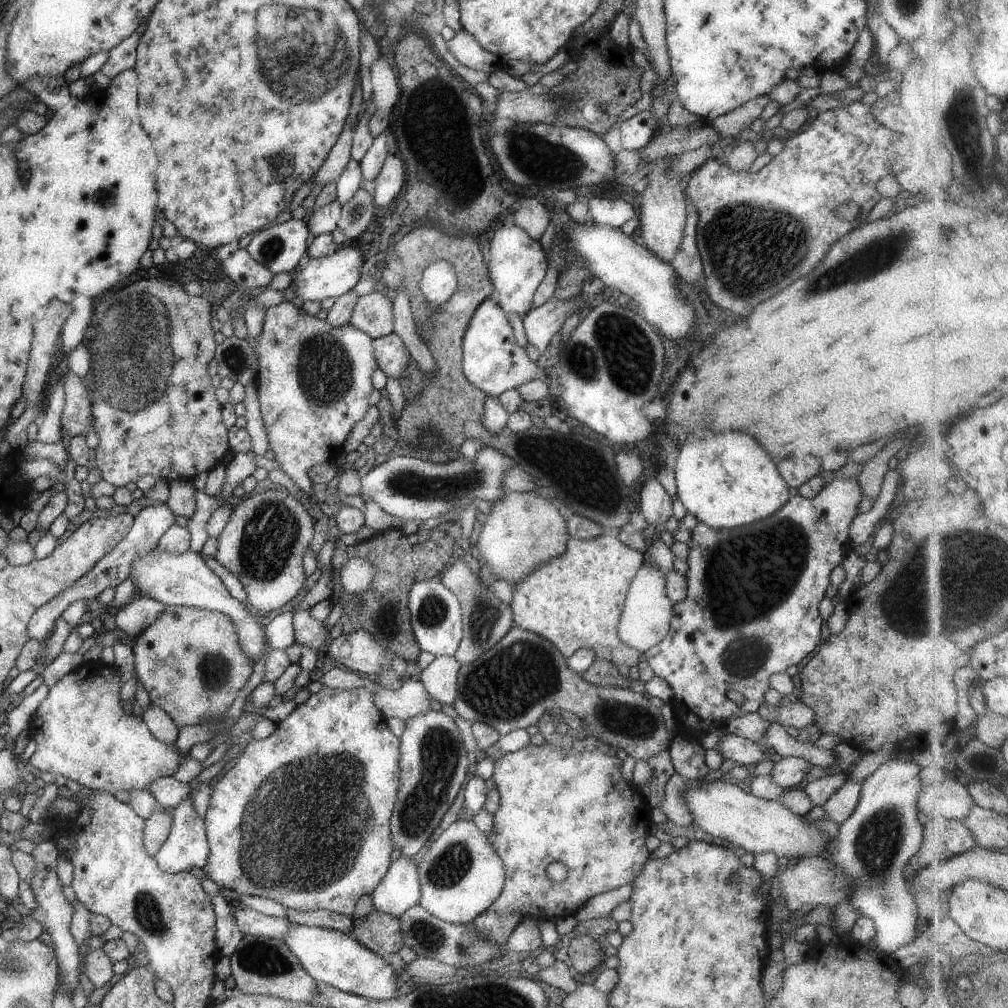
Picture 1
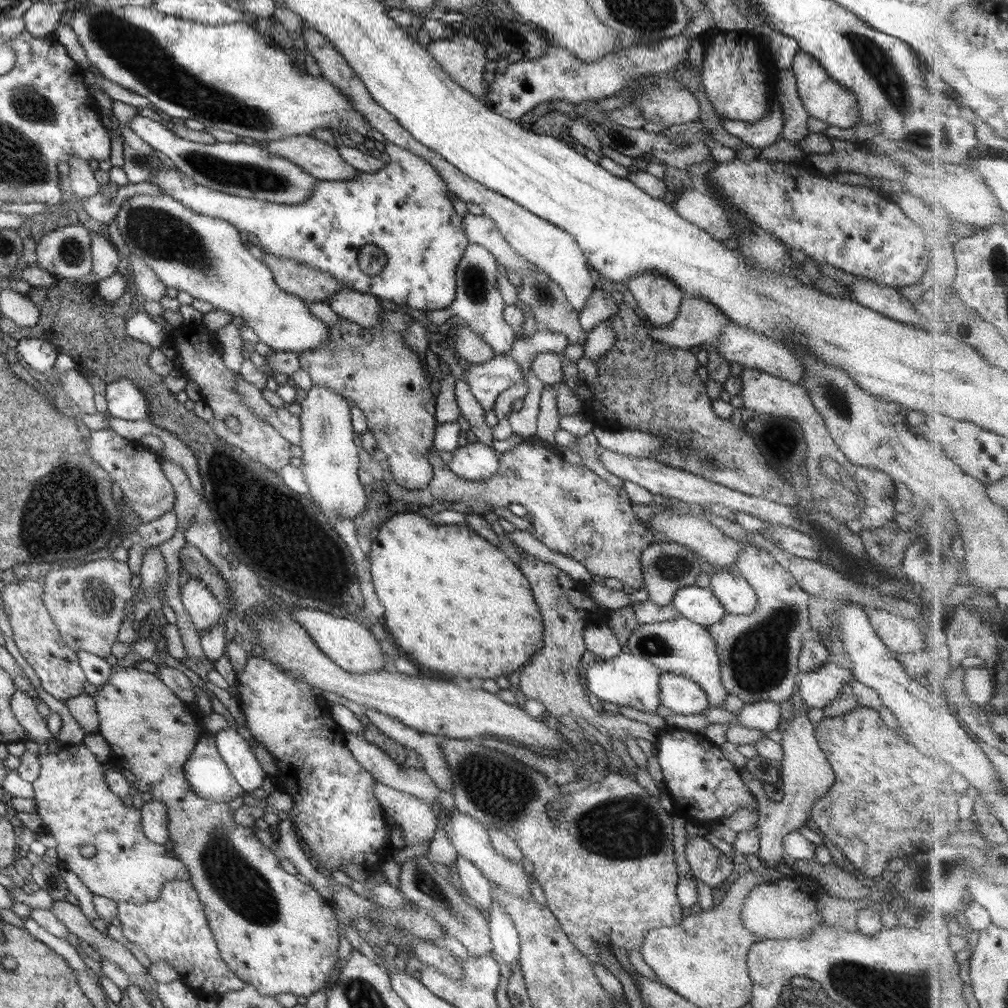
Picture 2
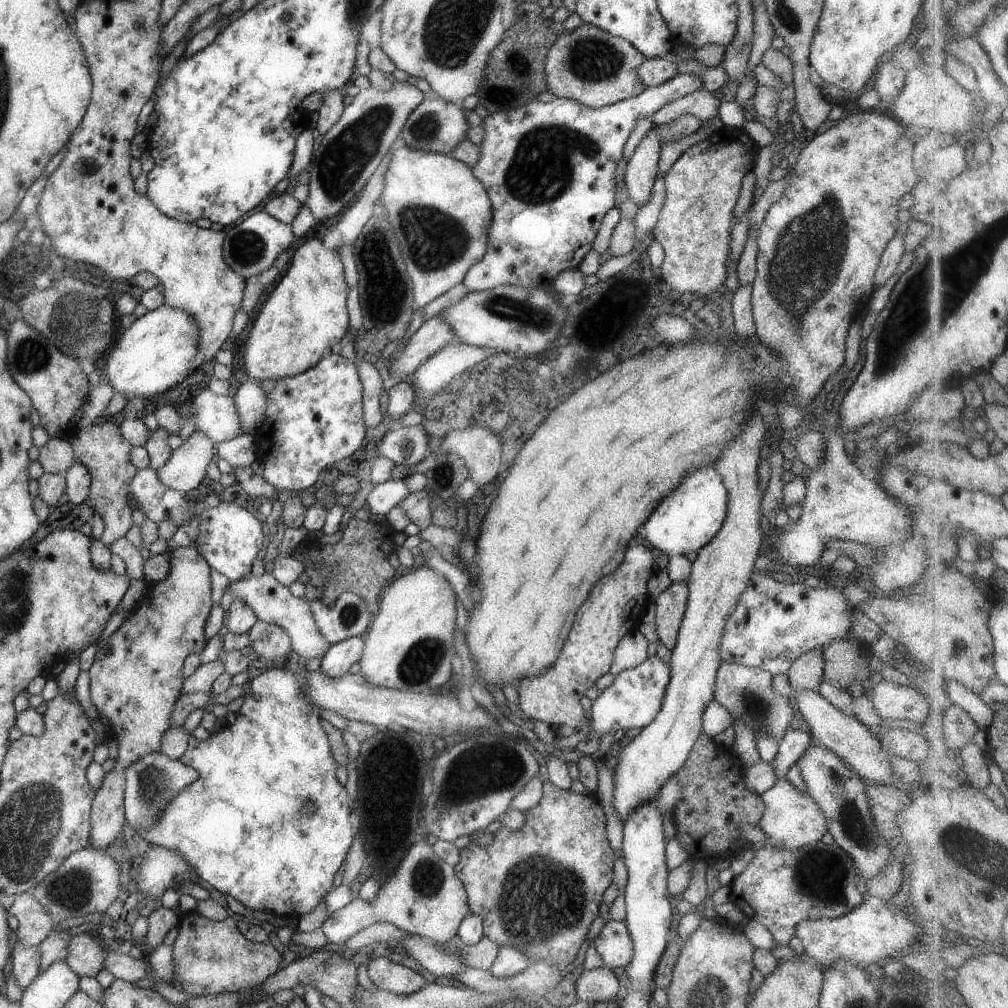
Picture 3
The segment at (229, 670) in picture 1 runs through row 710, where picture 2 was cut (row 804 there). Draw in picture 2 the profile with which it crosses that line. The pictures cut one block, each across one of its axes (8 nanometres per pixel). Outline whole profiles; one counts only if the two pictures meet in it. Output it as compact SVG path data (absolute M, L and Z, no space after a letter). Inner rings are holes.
M111 666L107 682L97 686L92 699L96 704L97 732L120 762L119 769L134 774L140 792L149 792L151 799L166 806L172 855L186 866L189 884L200 898L209 931L227 969L263 997L285 993L309 997L325 987L336 965L339 947L338 924L331 904L311 884L283 871L273 850L261 844L252 827L239 826L233 820L234 811L226 803L199 798L185 782L183 763L199 738L206 735L189 705L179 700L153 673L133 666L123 669Z

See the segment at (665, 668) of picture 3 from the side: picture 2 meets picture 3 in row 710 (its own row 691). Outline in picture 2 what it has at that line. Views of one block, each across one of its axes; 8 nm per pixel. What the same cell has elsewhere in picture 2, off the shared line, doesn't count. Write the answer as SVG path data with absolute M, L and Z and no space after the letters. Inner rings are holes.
M619 653L615 658L591 663L586 670L584 681L587 690L601 702L611 702L617 707L630 706L641 712L654 712L659 704L660 674L660 670L648 660L631 653Z

